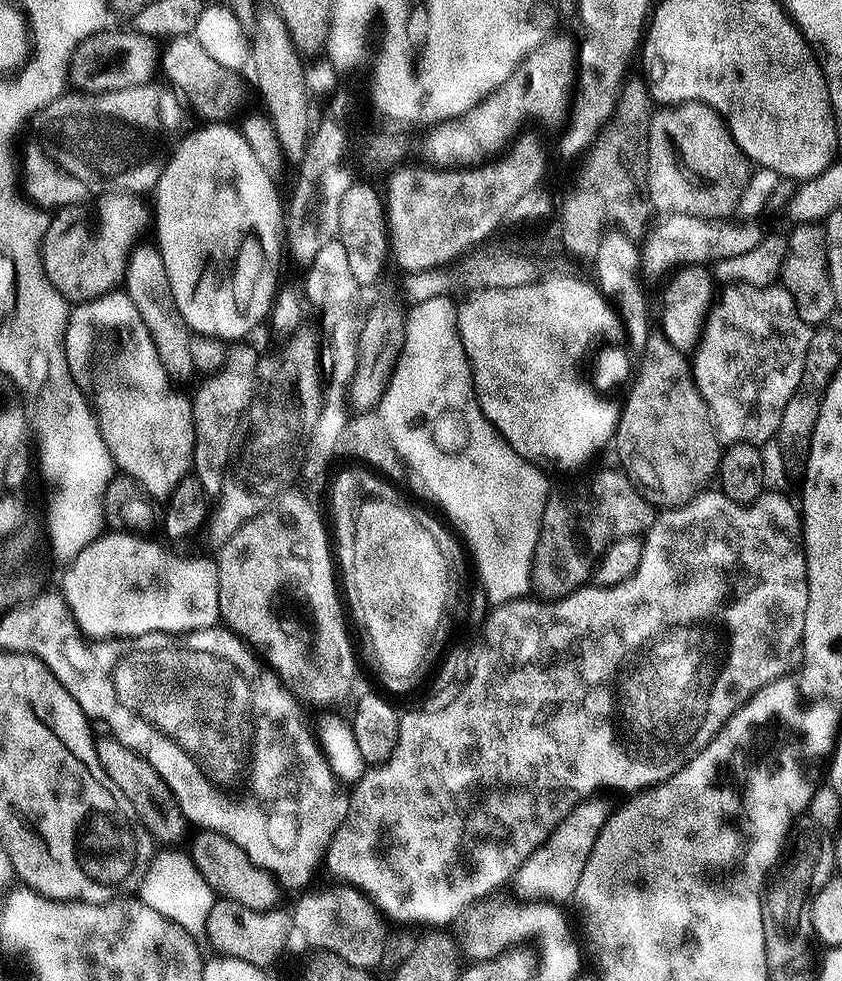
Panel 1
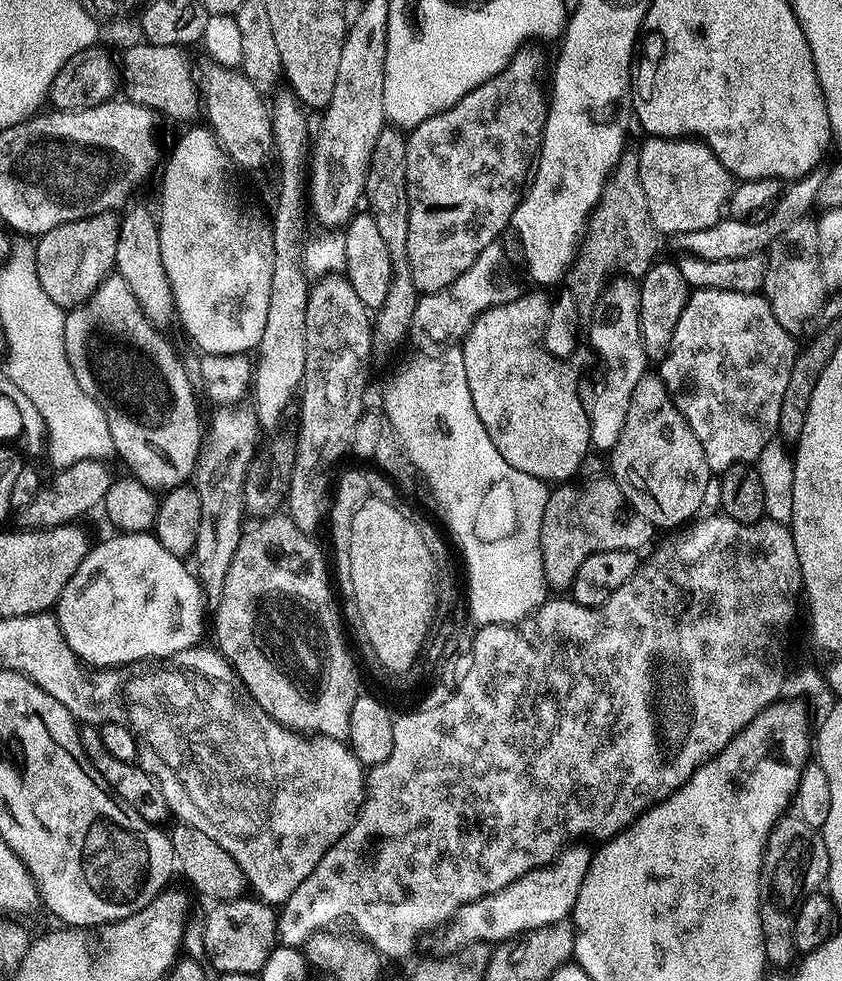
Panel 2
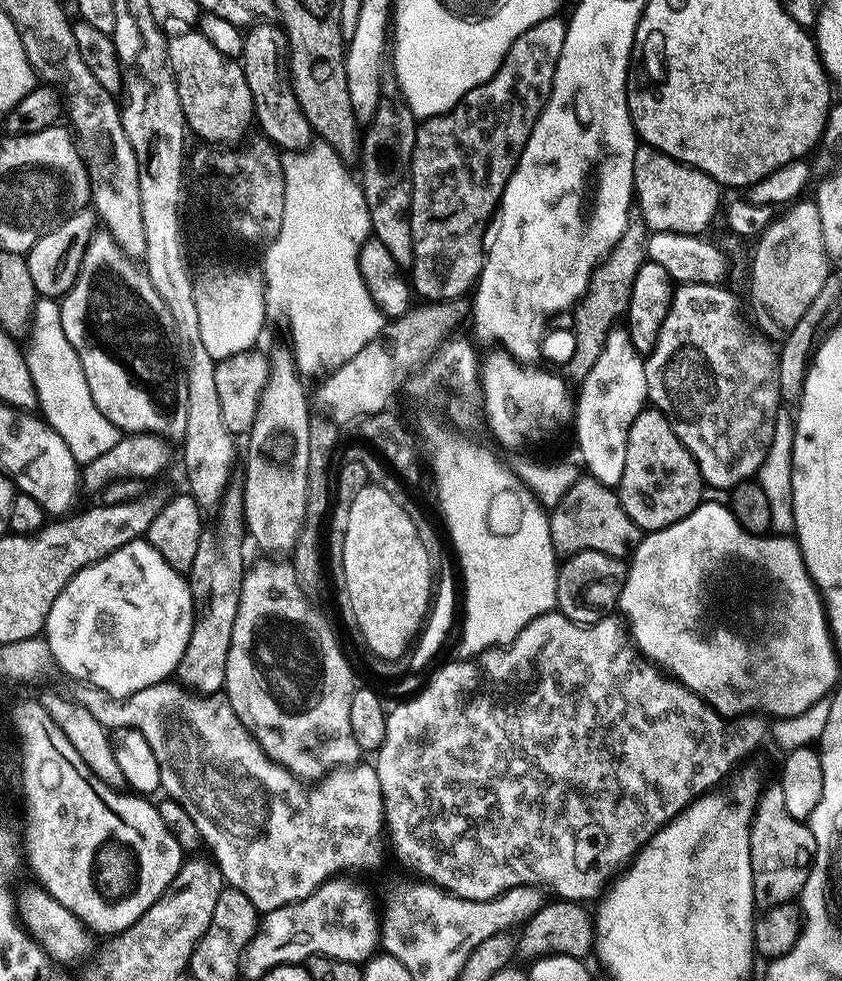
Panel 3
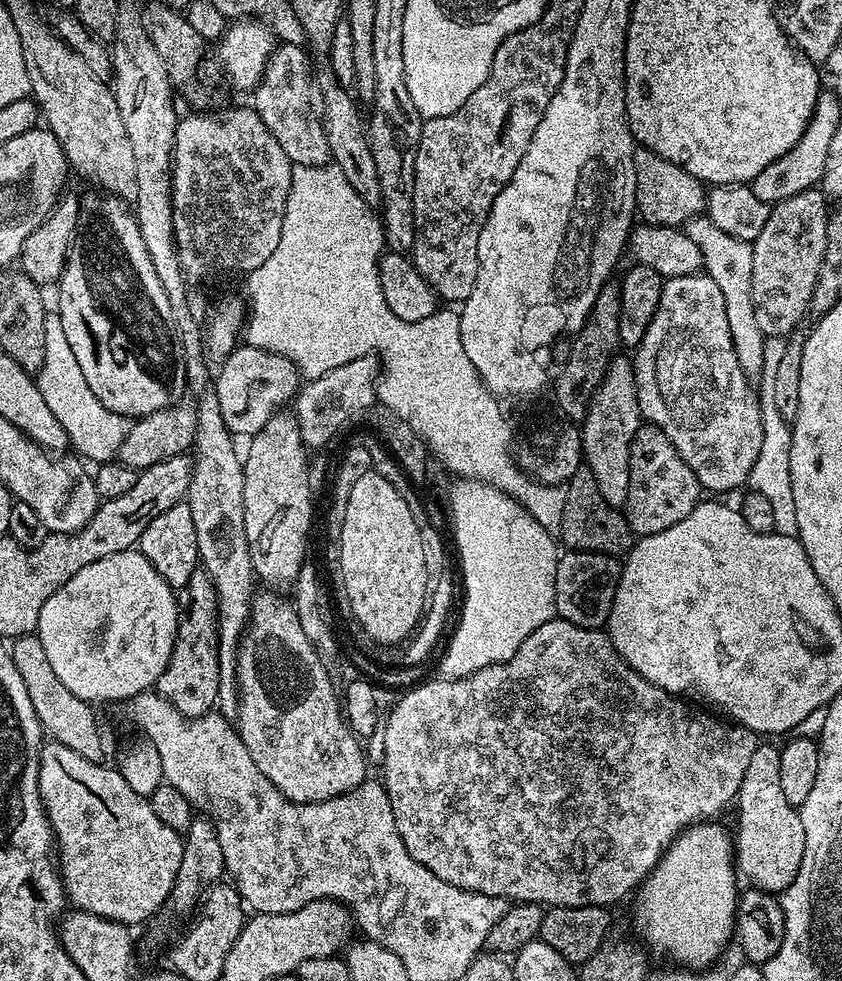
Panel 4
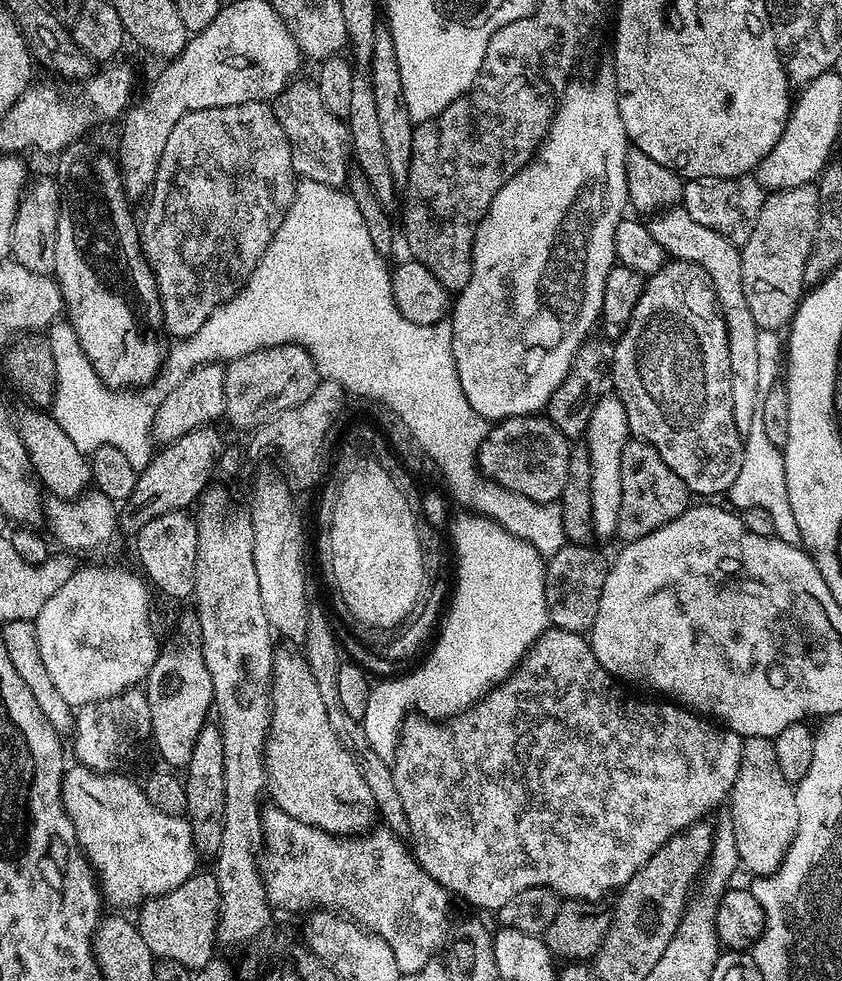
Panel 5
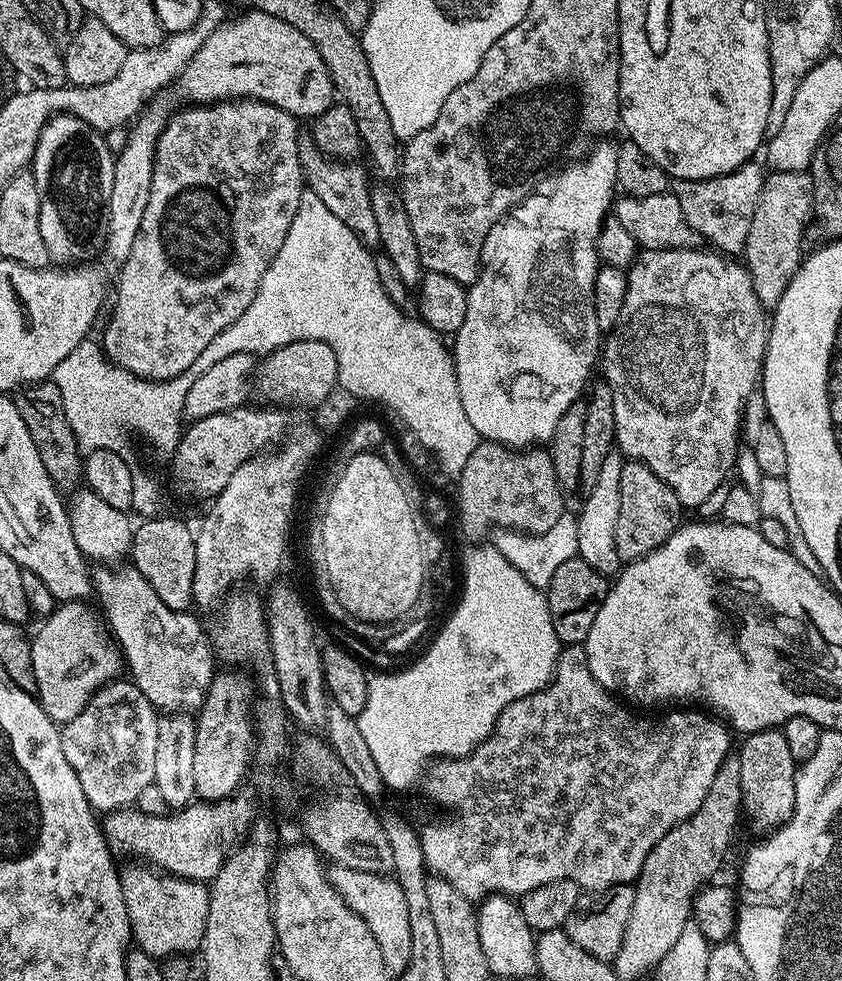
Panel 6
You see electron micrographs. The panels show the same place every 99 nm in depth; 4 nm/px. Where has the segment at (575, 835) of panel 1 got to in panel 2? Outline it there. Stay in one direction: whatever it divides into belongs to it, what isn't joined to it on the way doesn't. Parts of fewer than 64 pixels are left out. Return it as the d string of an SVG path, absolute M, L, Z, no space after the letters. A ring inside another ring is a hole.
M580 846L569 847L545 868L535 868L533 872L510 882L502 890L463 904L443 925L444 933L440 936L441 953L458 952L471 944L509 940L511 936L523 936L525 932L533 932L535 928L568 920L582 890L582 878L586 878L592 857L591 851L583 852Z

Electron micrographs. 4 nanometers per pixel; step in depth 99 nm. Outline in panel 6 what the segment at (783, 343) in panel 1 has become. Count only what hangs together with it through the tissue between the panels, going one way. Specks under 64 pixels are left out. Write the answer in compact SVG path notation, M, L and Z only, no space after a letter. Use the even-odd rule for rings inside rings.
M649 248L641 251L627 269L628 285L626 286L626 302L622 302L622 314L618 322L607 333L602 344L603 379L608 381L610 390L614 390L614 430L616 431L615 447L621 456L642 462L678 494L678 502L685 509L696 508L704 504L724 484L724 479L733 475L736 467L736 452L742 444L740 439L740 411L752 391L757 391L758 381L762 376L762 361L766 347L763 339L755 340L748 333L748 327L760 320L762 305L758 302L758 294L754 294L752 279L747 267L727 255L716 250L698 248Z

